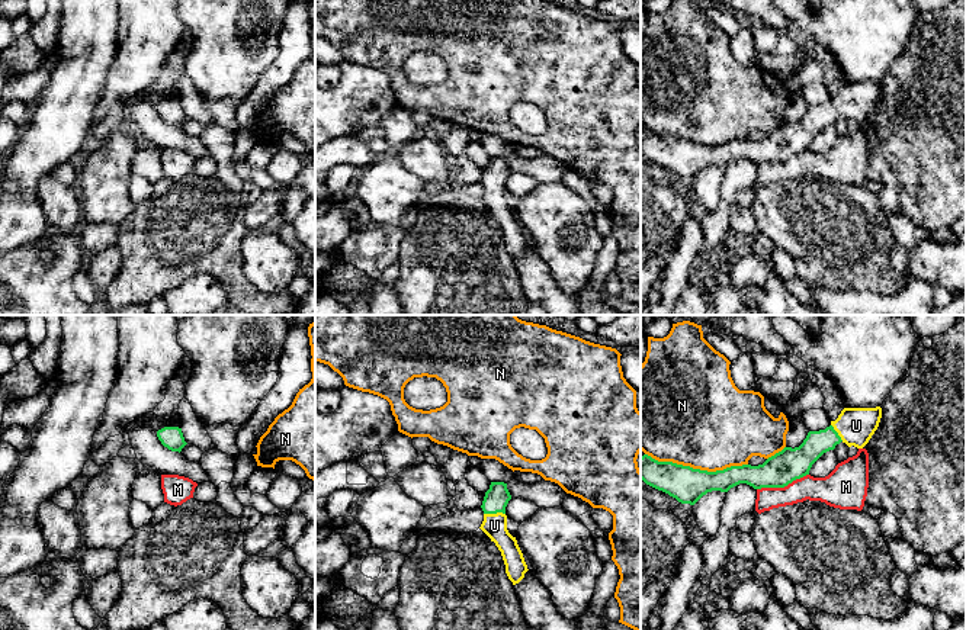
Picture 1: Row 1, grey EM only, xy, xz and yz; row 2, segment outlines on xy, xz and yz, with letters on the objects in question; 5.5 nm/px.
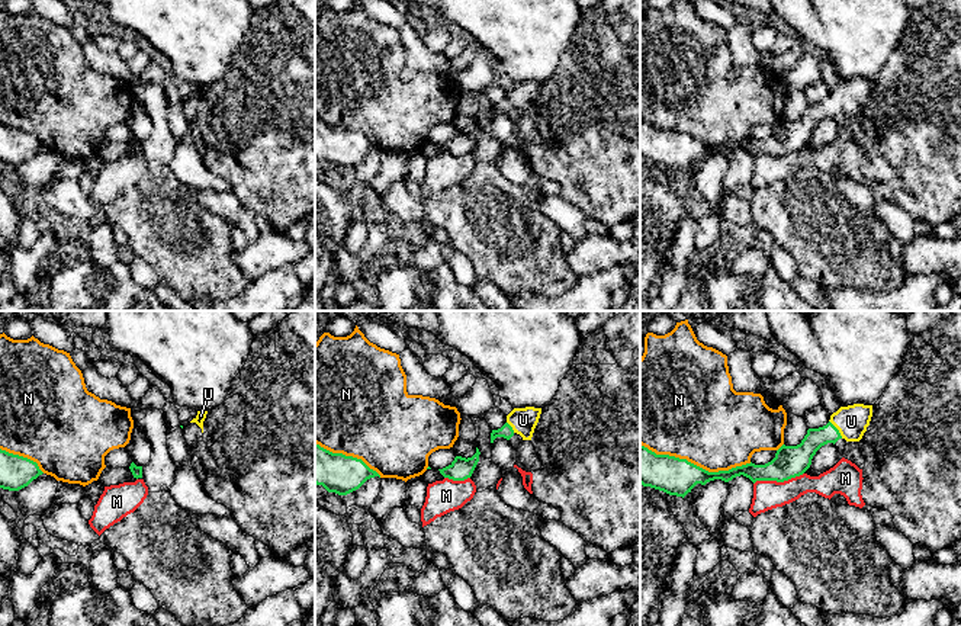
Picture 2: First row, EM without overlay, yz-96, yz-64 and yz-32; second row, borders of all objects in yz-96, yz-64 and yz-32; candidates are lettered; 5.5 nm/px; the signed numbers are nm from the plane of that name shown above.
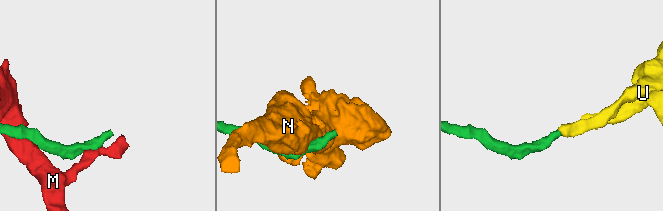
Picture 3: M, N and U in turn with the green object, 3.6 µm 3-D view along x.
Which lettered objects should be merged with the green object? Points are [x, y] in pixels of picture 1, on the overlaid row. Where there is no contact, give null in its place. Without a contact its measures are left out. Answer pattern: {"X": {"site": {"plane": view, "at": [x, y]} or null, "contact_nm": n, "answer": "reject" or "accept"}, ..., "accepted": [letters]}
{"M": {"site": {"plane": "yz", "at": [782, 487]}, "contact_nm": 300, "answer": "reject"}, "N": {"site": {"plane": "yz", "at": [696, 469]}, "contact_nm": 550, "answer": "reject"}, "U": {"site": {"plane": "xz", "at": [494, 513]}, "contact_nm": 120, "answer": "accept"}, "accepted": ["U"]}

